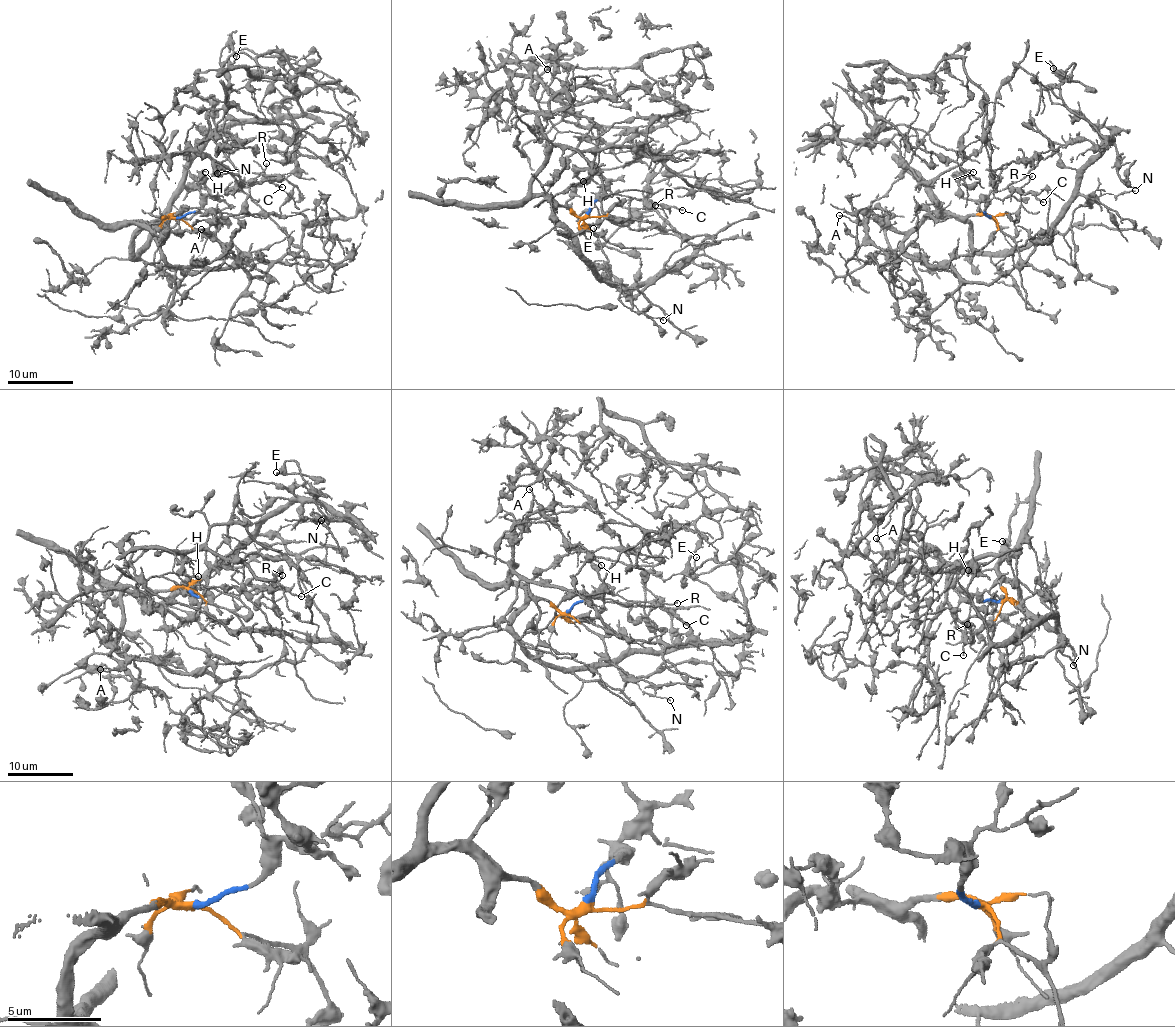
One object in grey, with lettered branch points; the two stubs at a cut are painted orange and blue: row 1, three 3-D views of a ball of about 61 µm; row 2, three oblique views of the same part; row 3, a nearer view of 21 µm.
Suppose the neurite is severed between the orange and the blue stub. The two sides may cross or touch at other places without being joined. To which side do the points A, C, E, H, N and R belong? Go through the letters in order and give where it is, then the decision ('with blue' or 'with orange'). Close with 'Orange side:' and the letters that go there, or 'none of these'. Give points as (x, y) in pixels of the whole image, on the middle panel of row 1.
A: at (547, 69); with orange
C: at (682, 210); with blue
E: at (593, 228); with orange
H: at (583, 181); with blue
N: at (663, 320); with orange
R: at (655, 205); with blue
Orange side: A, E, N

